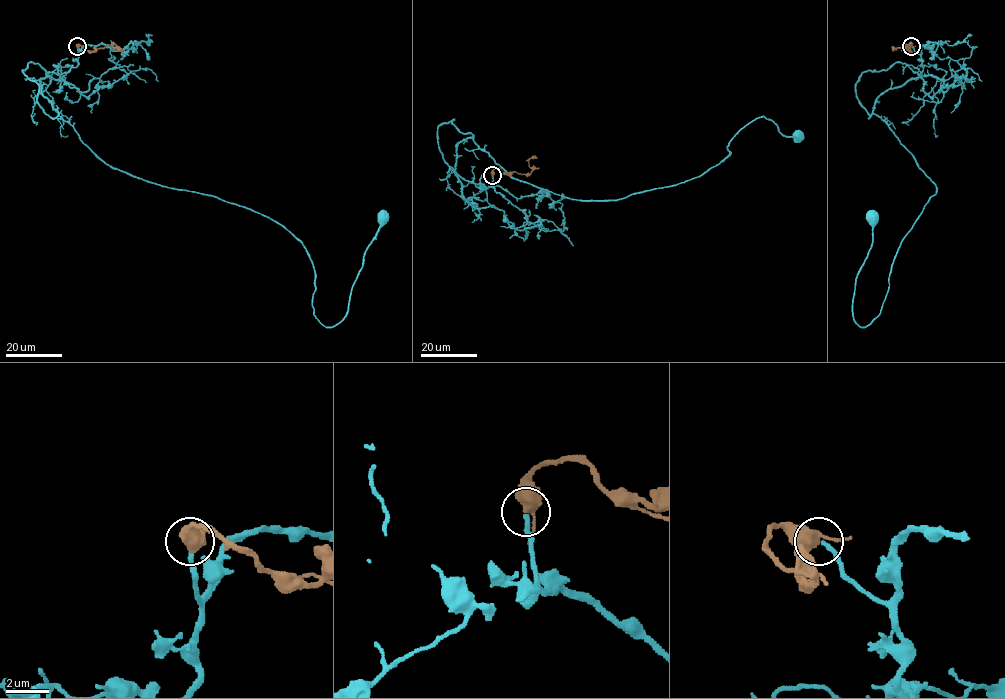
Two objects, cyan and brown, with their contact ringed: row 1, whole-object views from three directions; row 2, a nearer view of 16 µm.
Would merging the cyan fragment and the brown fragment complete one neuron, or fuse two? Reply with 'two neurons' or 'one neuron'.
one neuron

